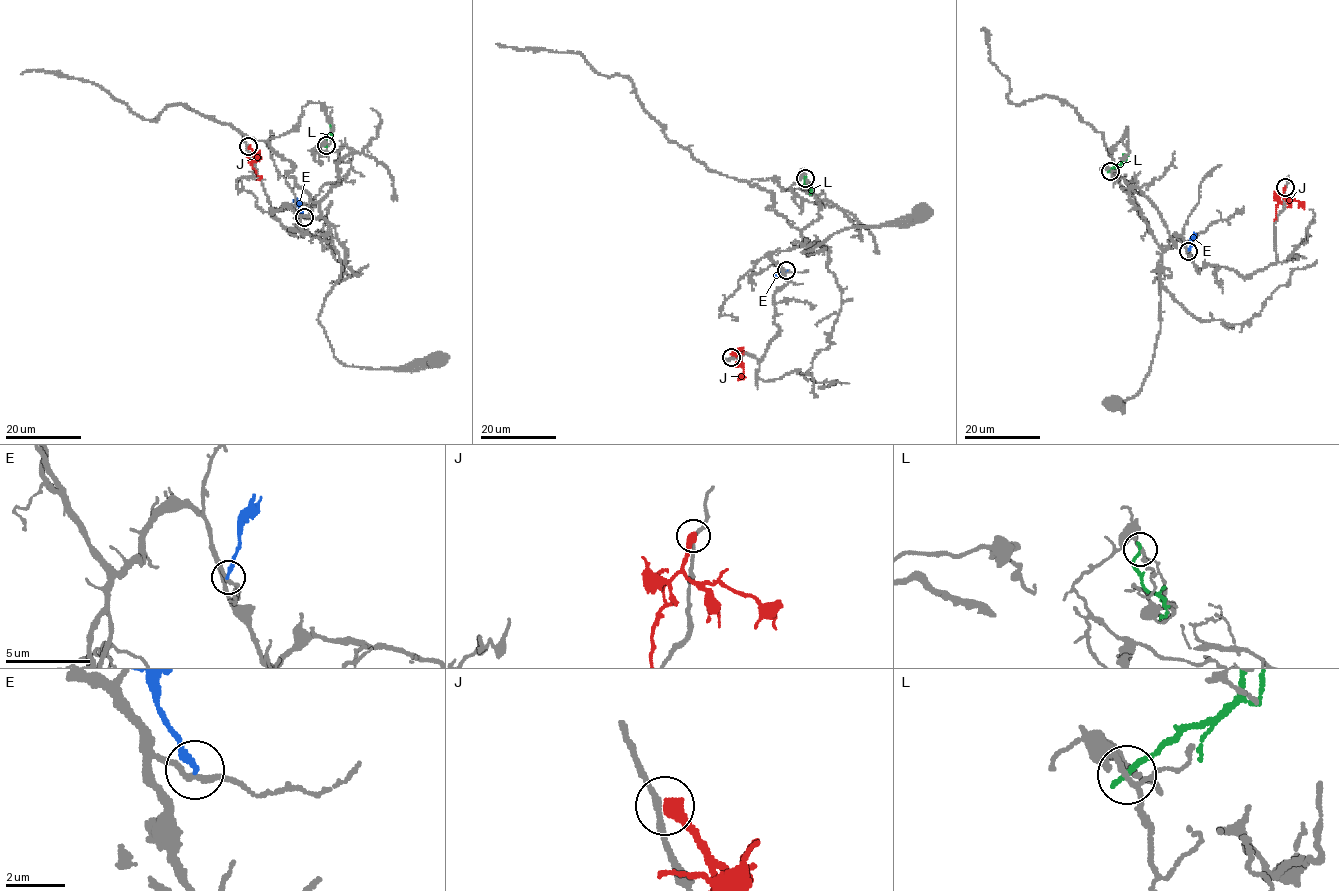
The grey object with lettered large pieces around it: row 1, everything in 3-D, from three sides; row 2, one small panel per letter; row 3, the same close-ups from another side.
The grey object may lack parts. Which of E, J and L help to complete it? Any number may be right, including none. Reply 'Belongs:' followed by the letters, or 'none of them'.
Belongs: none of them

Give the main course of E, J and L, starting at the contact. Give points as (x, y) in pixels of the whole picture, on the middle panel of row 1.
E: (787, 270), (775, 275)
J: (731, 357), (744, 352)
L: (806, 179), (804, 183), (811, 193)

